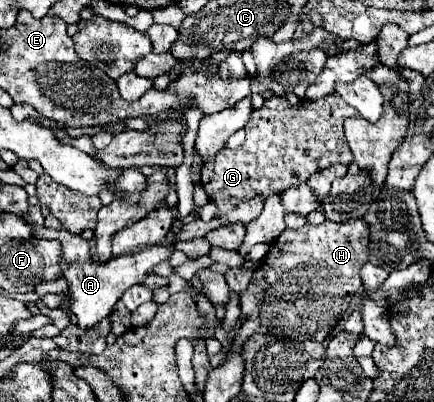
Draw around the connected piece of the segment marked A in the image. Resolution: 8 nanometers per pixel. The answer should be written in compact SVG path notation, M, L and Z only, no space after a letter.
M33 228L33 236L35 238L47 238L47 240L59 240L61 248L63 248L63 270L65 270L65 278L69 282L69 296L71 296L71 312L77 316L79 326L89 330L93 328L97 322L101 322L103 318L107 318L115 306L115 302L123 296L123 292L127 288L131 288L133 284L139 284L145 280L145 276L149 272L153 272L153 266L157 266L159 262L167 260L171 256L171 248L165 246L149 246L137 254L129 254L129 256L119 256L119 258L111 258L105 264L97 264L91 260L91 248L89 242L83 236L75 236L67 230L51 230L51 228L41 228L35 230Z

